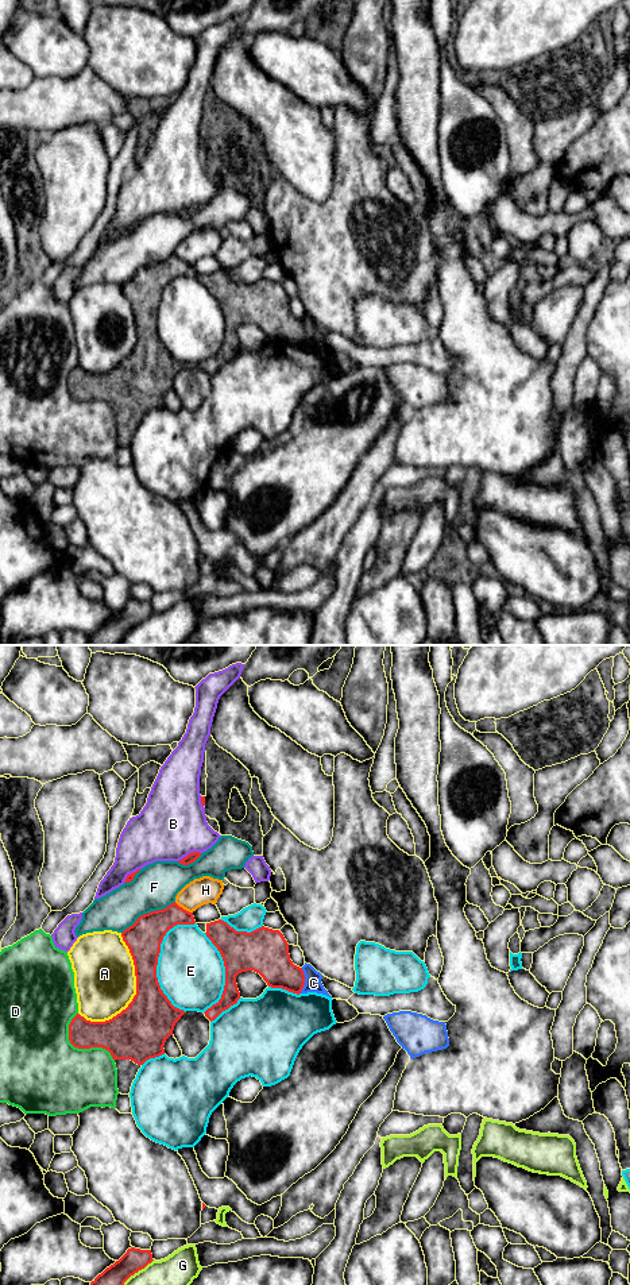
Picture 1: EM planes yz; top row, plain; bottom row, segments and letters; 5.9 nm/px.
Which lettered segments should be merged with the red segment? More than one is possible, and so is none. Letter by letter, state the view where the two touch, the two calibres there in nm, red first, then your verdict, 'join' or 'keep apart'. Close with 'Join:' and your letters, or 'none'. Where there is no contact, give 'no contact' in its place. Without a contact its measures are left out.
A: meets red in yz; 320 nm thick on the red side, 360 nm on the other; keep apart
B: meets red in yz; 60 nm thick on the red side, 400 nm on the other; keep apart
C: meets red in yz; 240 nm thick on the red side, 100 nm on the other; keep apart
D: meets red in yz; 220 nm thick on the red side, 460 nm on the other; keep apart
E: meets red in yz; 220 nm thick on the red side, 400 nm on the other; keep apart
F: meets red in yz; 220 nm thick on the red side, 280 nm on the other; keep apart
G: meets red in yz; 160 nm thick on the red side, 320 nm on the other; keep apart
H: meets red in yz; 190 nm thick on the red side, 160 nm on the other; keep apart
Join: none

